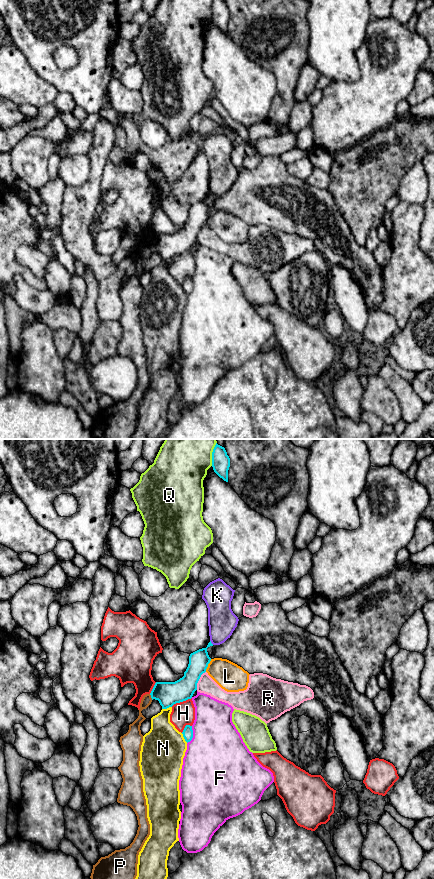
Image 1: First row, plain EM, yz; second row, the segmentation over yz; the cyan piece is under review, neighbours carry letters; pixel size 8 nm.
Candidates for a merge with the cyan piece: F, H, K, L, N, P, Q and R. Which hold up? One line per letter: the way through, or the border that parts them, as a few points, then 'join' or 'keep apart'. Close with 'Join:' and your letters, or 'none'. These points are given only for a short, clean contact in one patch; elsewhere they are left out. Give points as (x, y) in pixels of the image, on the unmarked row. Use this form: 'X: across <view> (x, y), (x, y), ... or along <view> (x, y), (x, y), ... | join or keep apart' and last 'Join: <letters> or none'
F: keep apart
H: keep apart
K: keep apart
L: along yz (211, 211), (205, 223) | keep apart
N: keep apart
P: along yz (149, 246), (152, 251) | keep apart
Q: keep apart
R: keep apart
Join: none

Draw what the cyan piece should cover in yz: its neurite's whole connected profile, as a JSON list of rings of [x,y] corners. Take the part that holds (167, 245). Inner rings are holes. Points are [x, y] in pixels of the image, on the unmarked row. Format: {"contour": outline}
{"contour": [[[211,193],[206,200],[190,206],[188,219],[182,230],[175,234],[156,234],[150,245],[152,252],[158,252],[162,261],[167,261],[176,255],[191,251],[197,242],[201,227],[206,224],[211,213],[207,204],[210,198],[213,198]]]}

